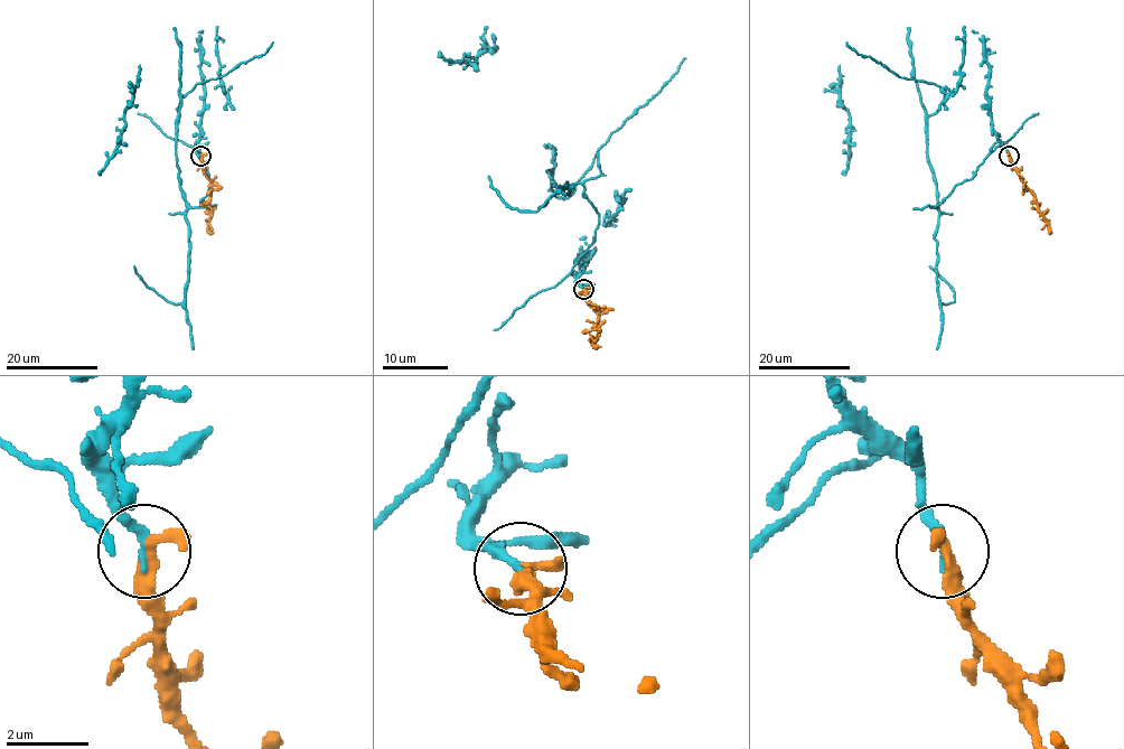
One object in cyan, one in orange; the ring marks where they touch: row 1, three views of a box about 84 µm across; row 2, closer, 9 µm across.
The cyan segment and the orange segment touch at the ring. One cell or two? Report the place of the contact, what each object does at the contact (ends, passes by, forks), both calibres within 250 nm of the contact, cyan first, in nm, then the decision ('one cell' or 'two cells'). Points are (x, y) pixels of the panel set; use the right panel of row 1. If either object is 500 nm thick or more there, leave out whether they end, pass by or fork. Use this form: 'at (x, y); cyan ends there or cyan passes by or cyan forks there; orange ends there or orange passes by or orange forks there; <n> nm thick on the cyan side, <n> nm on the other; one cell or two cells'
at (1009, 156); cyan ends there; orange ends there; 200 nm thick on the cyan side, 440 nm on the other; one cell

